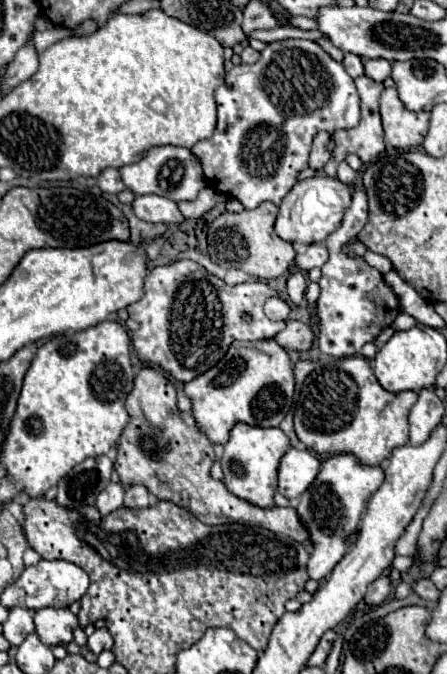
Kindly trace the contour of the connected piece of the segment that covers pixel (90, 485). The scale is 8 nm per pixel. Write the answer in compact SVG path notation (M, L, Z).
M106 456L86 458L58 482L56 502L62 506L94 504L96 496L110 482L112 462Z

